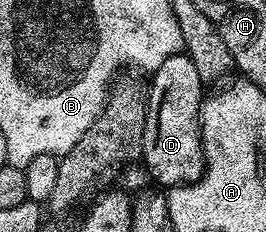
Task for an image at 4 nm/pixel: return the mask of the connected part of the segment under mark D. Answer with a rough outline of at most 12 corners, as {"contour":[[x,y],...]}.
{"contour":[[191,55],[151,72],[144,150],[164,189],[204,173]]}

